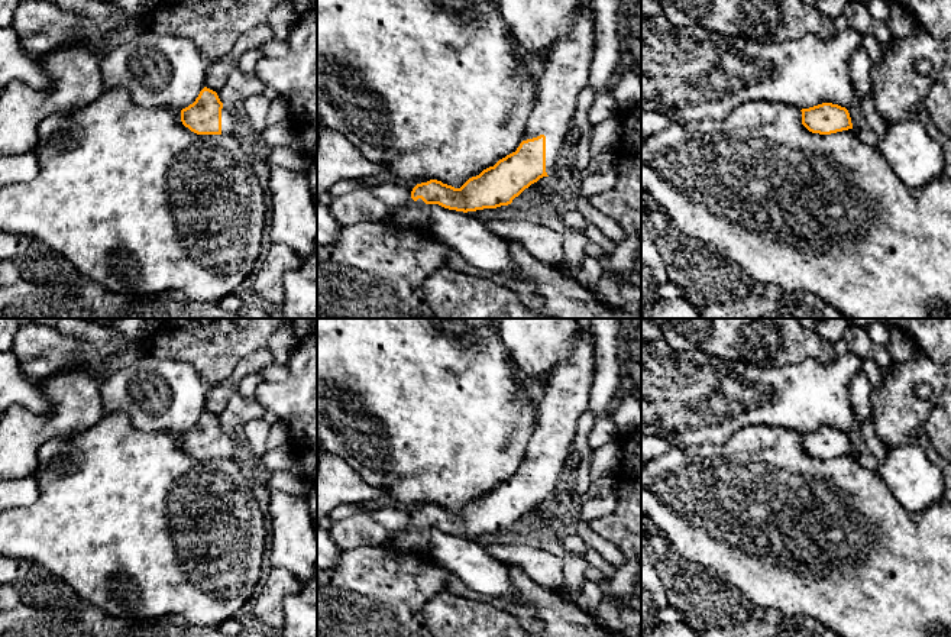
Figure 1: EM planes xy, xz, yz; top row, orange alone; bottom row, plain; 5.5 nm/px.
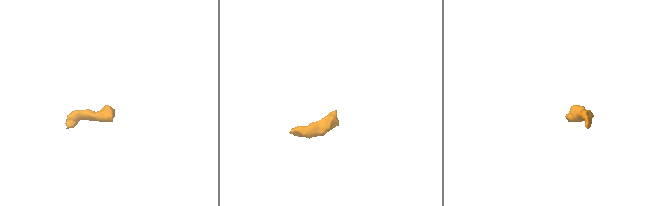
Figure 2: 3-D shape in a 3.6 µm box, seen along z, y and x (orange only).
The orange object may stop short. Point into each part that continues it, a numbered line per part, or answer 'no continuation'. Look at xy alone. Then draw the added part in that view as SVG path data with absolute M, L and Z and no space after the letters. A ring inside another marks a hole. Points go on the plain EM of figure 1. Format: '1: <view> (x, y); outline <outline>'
1: xy (230, 446); outline M223 430L221 433L221 459L236 459L240 452L239 439L233 433Z

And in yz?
no continuation

